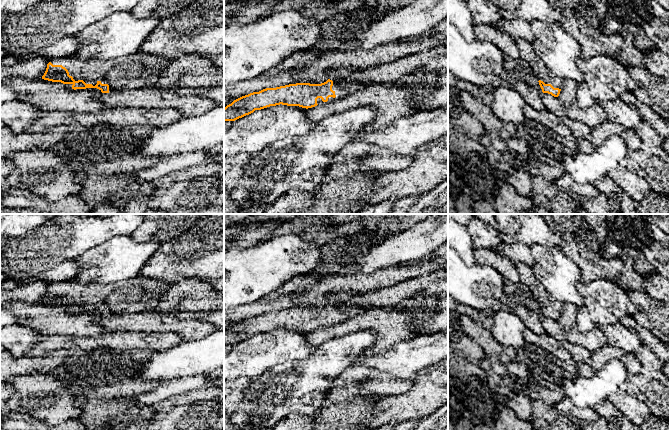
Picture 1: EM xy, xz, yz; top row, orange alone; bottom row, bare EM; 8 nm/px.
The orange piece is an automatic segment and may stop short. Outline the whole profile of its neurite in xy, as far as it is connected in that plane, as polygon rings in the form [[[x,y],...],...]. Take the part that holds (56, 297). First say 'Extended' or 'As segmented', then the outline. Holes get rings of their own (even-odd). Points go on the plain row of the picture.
Extended. [[[138,275],[118,283],[82,284],[71,279],[47,288],[42,303],[71,308],[72,313],[97,312],[102,317],[147,312],[154,308],[170,285]]]

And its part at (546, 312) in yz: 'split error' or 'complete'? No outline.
split error

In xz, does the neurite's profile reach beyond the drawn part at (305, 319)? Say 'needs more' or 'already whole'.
needs more

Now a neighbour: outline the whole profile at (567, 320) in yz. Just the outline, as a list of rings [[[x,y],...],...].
[[[570,303],[564,304],[558,323],[565,332],[567,340],[571,343],[584,346],[590,352],[593,352],[607,344],[605,336],[599,328],[588,332],[579,331],[576,325],[576,318],[576,306]]]

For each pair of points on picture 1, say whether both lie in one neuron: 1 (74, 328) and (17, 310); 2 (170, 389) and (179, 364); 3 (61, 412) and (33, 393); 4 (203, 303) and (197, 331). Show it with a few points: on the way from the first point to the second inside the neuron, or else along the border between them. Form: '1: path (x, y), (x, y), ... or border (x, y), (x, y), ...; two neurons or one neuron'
1: path (60, 321), (31, 315); one neuron
2: border (197, 374), (165, 379), (160, 382); two neurons
3: path (54, 405), (40, 400); one neuron
4: border (177, 313), (201, 312), (204, 314); two neurons

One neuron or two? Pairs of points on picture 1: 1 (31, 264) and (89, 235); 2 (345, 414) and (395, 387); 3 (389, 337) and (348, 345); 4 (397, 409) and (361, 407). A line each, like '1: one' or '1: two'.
1: one
2: two
3: two
4: two

